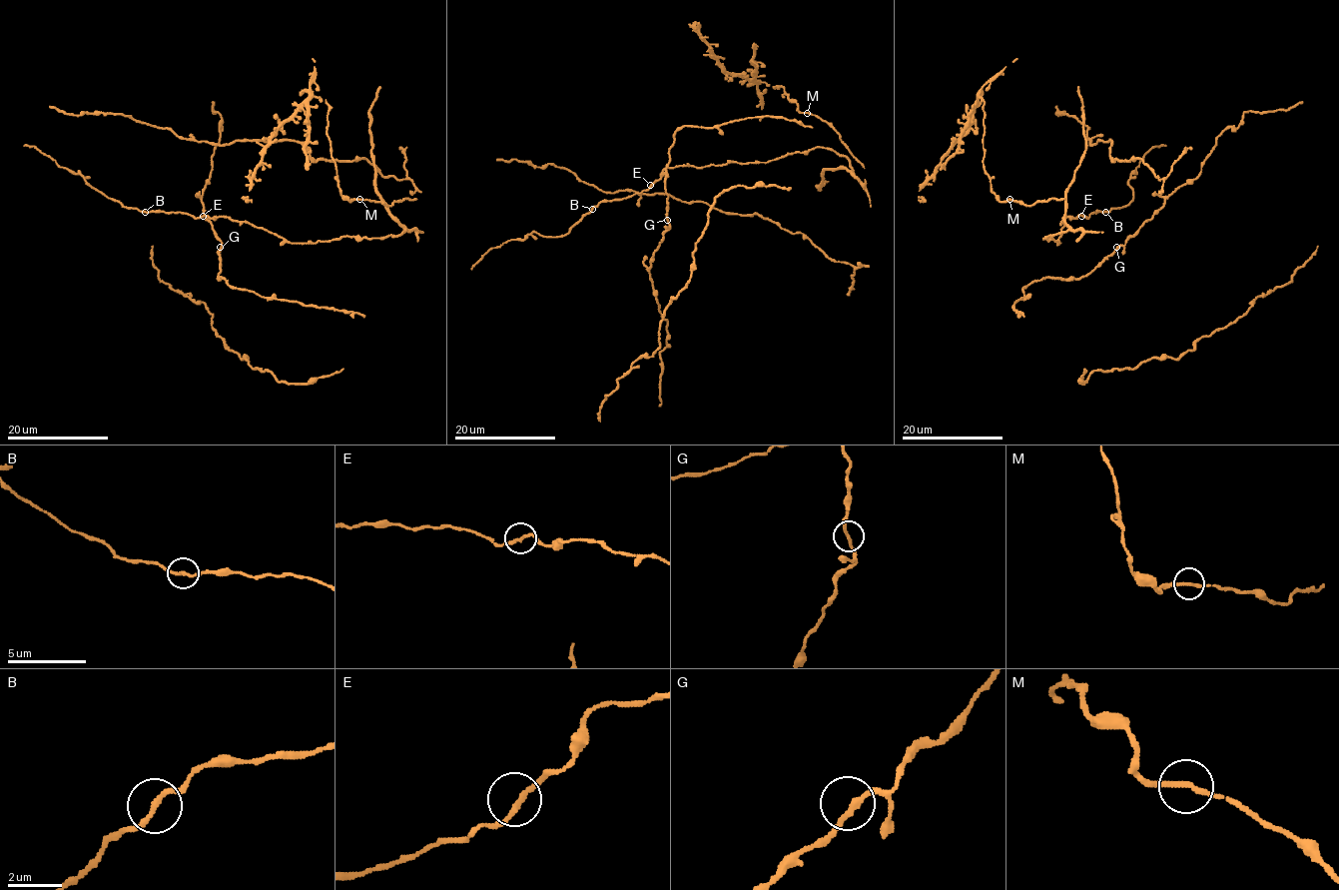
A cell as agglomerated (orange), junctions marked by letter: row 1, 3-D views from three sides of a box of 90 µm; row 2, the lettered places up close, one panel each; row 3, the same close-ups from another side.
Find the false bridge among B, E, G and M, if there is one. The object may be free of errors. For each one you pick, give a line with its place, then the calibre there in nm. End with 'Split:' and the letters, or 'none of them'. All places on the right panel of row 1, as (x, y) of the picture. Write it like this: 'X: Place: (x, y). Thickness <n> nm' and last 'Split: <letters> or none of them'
Split: none of them

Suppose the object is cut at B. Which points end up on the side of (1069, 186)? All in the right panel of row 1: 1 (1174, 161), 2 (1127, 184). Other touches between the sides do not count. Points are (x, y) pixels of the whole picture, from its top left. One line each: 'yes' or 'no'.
1: yes
2: no

